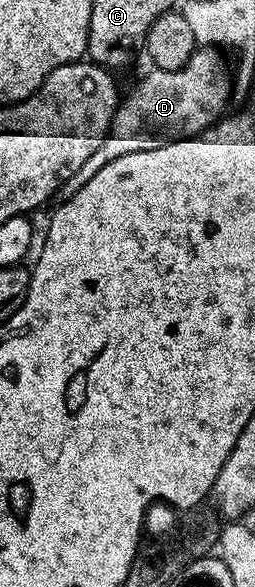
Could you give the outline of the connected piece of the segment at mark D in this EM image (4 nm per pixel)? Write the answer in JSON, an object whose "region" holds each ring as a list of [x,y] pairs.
{"region":[[[199,47],[189,63],[177,71],[148,68],[148,73],[140,79],[135,90],[120,100],[103,145],[93,151],[89,159],[85,159],[81,171],[77,171],[73,179],[63,184],[62,196],[70,199],[77,195],[77,191],[81,191],[81,187],[85,187],[85,183],[89,183],[89,179],[93,179],[101,167],[105,167],[105,163],[113,163],[113,159],[121,159],[121,155],[133,155],[133,151],[153,151],[186,137],[197,137],[210,129],[220,120],[224,112],[222,109],[231,97],[231,77],[227,74],[222,55],[214,48]]]}

